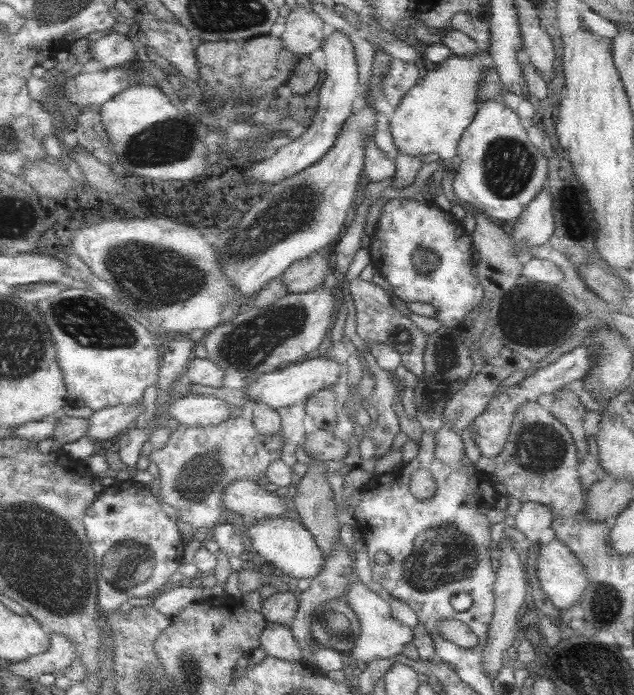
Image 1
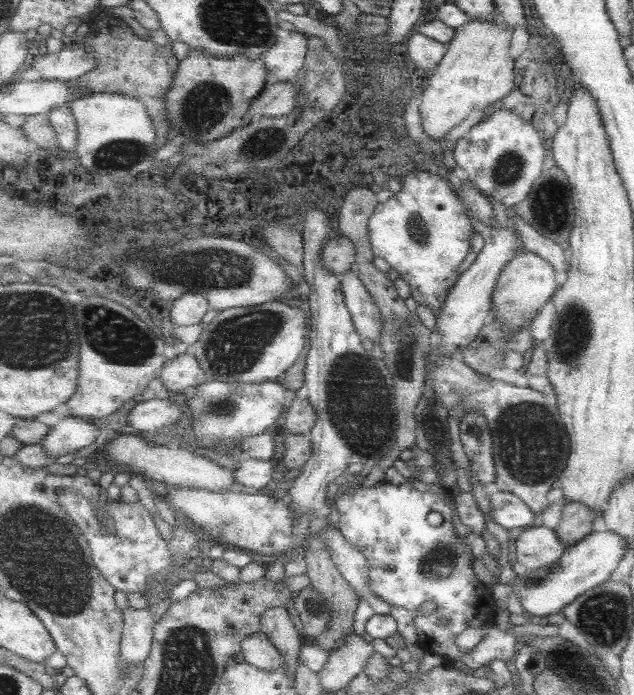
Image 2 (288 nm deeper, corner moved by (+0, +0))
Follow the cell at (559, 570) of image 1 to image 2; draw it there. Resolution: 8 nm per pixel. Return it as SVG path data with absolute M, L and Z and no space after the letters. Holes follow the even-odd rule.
M543 524L517 532L513 546L517 548L517 562L521 562L531 572L543 566L551 566L565 552L565 546L559 542L557 532L545 528Z

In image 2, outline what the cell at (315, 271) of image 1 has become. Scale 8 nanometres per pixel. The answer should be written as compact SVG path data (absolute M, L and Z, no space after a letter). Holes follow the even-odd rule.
M333 238L327 242L325 250L323 250L323 260L325 266L337 274L343 276L345 272L349 272L357 260L357 244L351 238Z

